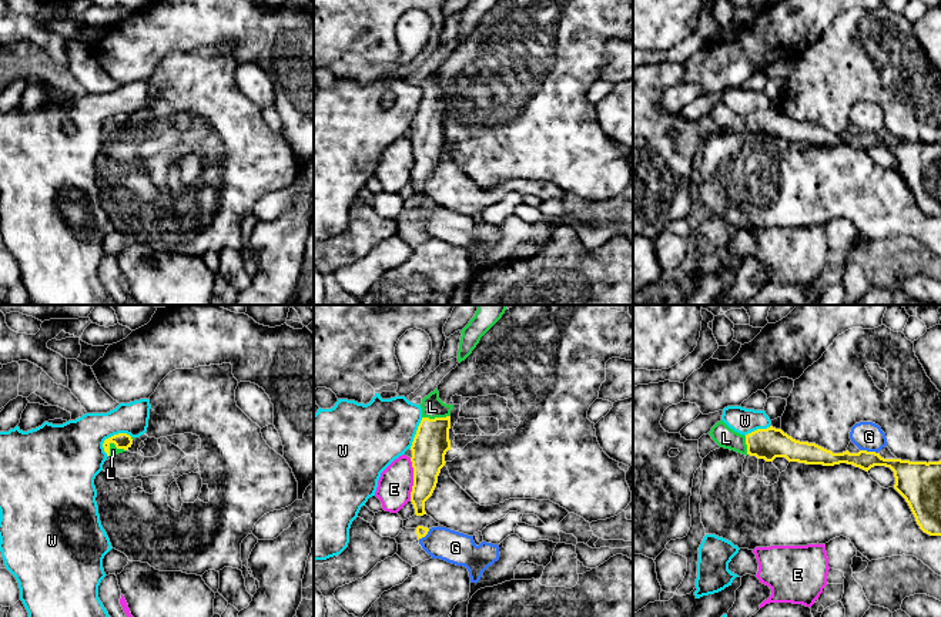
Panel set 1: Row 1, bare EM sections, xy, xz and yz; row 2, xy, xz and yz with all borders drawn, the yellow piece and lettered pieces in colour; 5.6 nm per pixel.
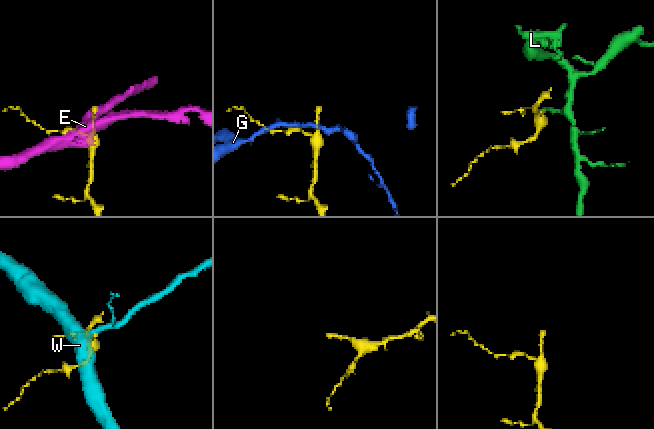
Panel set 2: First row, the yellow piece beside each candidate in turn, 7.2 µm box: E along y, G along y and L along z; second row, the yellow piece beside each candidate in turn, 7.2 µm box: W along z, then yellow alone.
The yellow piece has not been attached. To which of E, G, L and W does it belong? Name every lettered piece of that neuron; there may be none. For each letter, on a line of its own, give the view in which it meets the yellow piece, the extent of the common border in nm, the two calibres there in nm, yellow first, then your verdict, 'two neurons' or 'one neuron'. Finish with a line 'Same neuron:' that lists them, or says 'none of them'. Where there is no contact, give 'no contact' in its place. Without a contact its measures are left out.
E: contact in xz; length 240 nm; calibres 200 and 190 nm; two neurons
G: contact in yz; length 110 nm; calibres 150 and 160 nm; two neurons
L: contact in xz; length 160 nm; calibres 200 and 120 nm; one neuron
W: contact in xy; length 190 nm; calibres 90 and 320 nm; two neurons
Same neuron: L

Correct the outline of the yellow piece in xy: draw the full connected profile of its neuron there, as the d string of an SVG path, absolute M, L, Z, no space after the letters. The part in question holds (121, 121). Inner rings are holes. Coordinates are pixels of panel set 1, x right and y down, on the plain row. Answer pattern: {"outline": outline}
{"outline": "M118 114L104 121L103 128L107 137L115 137L128 131L133 125L134 118L127 114Z"}

